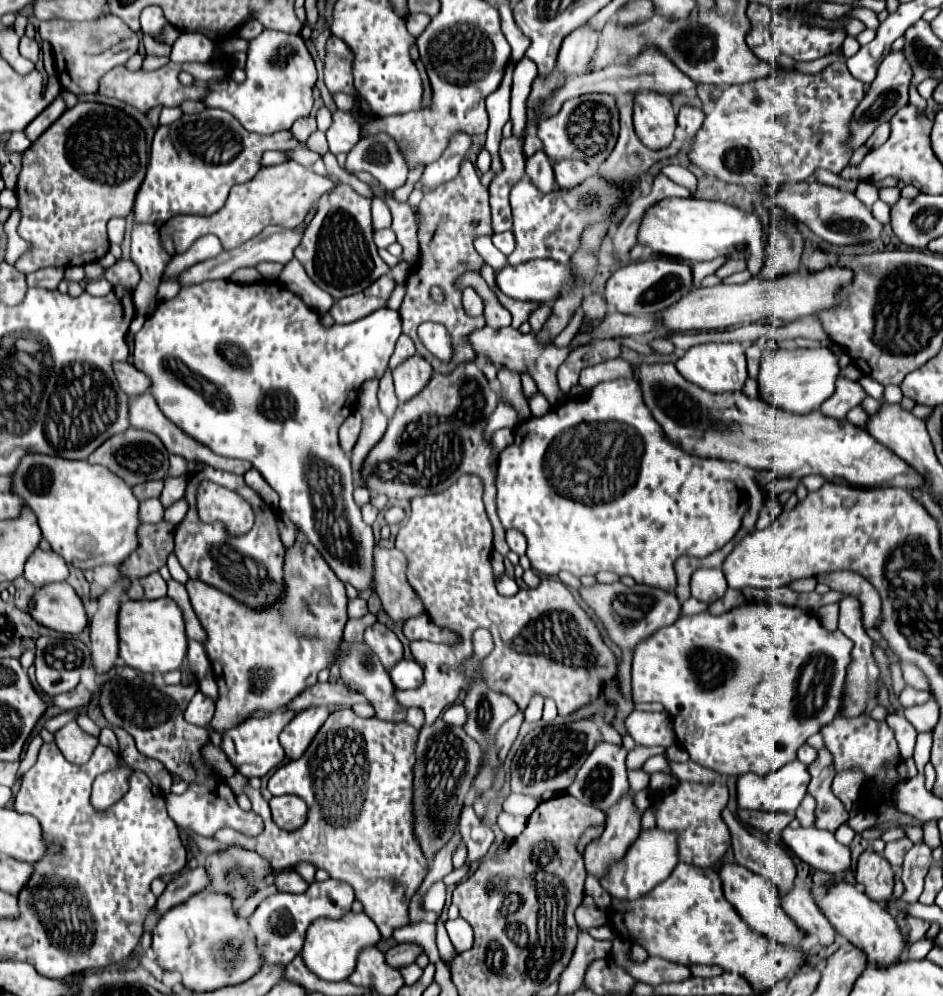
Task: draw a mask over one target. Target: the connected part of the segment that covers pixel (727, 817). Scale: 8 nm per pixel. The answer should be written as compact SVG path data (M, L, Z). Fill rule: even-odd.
M728 808L722 812L722 818L732 834L736 862L754 874L764 876L780 894L786 894L794 886L796 878L796 866L788 852L780 844L768 846L766 842L752 836Z

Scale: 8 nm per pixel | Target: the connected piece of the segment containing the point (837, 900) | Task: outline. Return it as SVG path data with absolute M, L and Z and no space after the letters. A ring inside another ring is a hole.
M836 882L836 884L826 886L824 894L818 896L818 906L826 914L826 918L834 926L834 930L840 936L844 936L848 942L852 942L854 946L864 950L868 960L870 962L876 960L878 966L888 966L890 962L896 962L898 956L908 946L902 932L898 930L894 918L882 906L878 906L878 902L866 898L866 894L854 884Z

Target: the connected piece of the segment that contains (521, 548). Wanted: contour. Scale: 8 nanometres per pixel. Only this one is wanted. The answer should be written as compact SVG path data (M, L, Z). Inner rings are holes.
M506 530L506 542L510 546L512 552L516 552L518 556L522 556L526 552L526 538L522 532L518 530Z

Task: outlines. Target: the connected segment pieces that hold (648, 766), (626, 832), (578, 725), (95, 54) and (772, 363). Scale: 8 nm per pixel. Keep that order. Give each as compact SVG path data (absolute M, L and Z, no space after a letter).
M656 755L650 757L645 762L642 769L649 774L652 774L654 772L668 772L668 774L675 776L672 770L670 770L670 766L668 766L668 761L664 755Z
M628 790L614 806L604 810L604 816L606 816L604 834L592 840L584 852L586 870L592 872L596 878L600 878L606 872L608 864L622 858L628 846L640 834L642 814L634 806L634 792Z
M596 714L584 720L576 720L570 724L548 724L530 730L520 748L516 750L516 756L510 764L510 788L516 794L526 796L542 796L544 792L562 792L570 786L574 780L574 774L580 770L582 762L590 754L590 750L596 746L598 740L608 740L614 744L620 744L620 734L612 728L610 722L604 720L604 714Z
M102 14L92 22L68 22L68 20L50 20L40 22L40 38L50 42L56 58L56 74L62 88L72 94L94 94L98 90L98 78L112 70L114 66L126 64L126 60L136 54L140 38L132 32L120 18L114 14Z
M794 348L794 350L766 350L760 364L758 384L760 396L772 406L790 414L814 412L836 392L836 378L840 366L838 358L828 348Z

